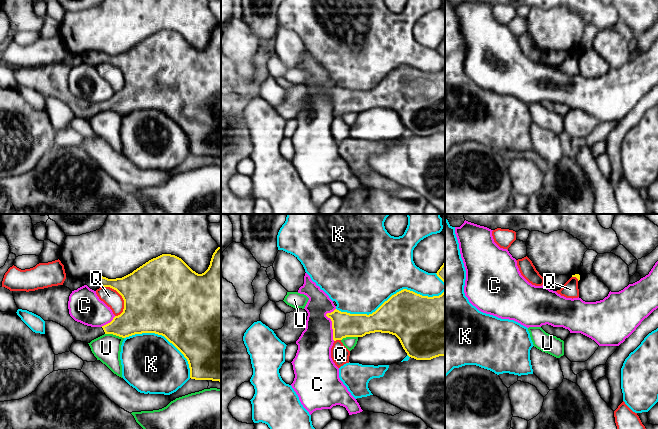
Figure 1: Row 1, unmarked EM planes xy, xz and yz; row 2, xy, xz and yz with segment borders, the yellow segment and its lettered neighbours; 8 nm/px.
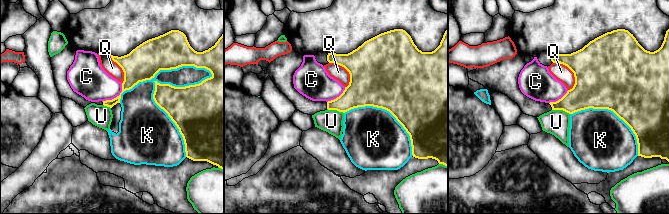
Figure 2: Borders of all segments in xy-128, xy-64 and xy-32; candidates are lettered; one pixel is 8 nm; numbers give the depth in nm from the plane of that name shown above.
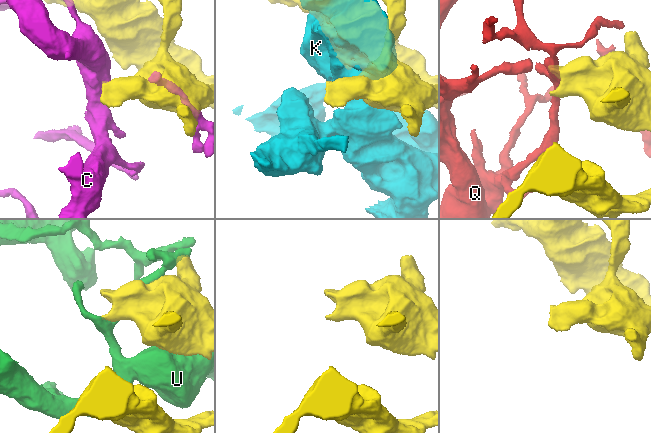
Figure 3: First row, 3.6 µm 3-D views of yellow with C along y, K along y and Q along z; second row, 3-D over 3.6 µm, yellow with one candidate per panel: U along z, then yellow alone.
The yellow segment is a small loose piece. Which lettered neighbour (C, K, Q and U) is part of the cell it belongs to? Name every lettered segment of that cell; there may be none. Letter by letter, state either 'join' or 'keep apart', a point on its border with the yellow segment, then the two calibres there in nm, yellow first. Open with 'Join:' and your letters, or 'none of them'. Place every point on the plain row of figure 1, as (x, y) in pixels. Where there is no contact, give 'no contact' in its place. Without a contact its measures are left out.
Join: none of them
C: keep apart | xz (332, 99) | 200/280 nm
K: keep apart | xz (391, 72) | 400/500 nm
Q: keep apart | xy (121, 71) | 480/140 nm
U: keep apart | xy (114, 110) | 280/220 nm

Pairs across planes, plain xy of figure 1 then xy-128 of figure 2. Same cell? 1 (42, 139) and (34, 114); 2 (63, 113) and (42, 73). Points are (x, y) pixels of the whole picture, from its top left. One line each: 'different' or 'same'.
1: same
2: same

